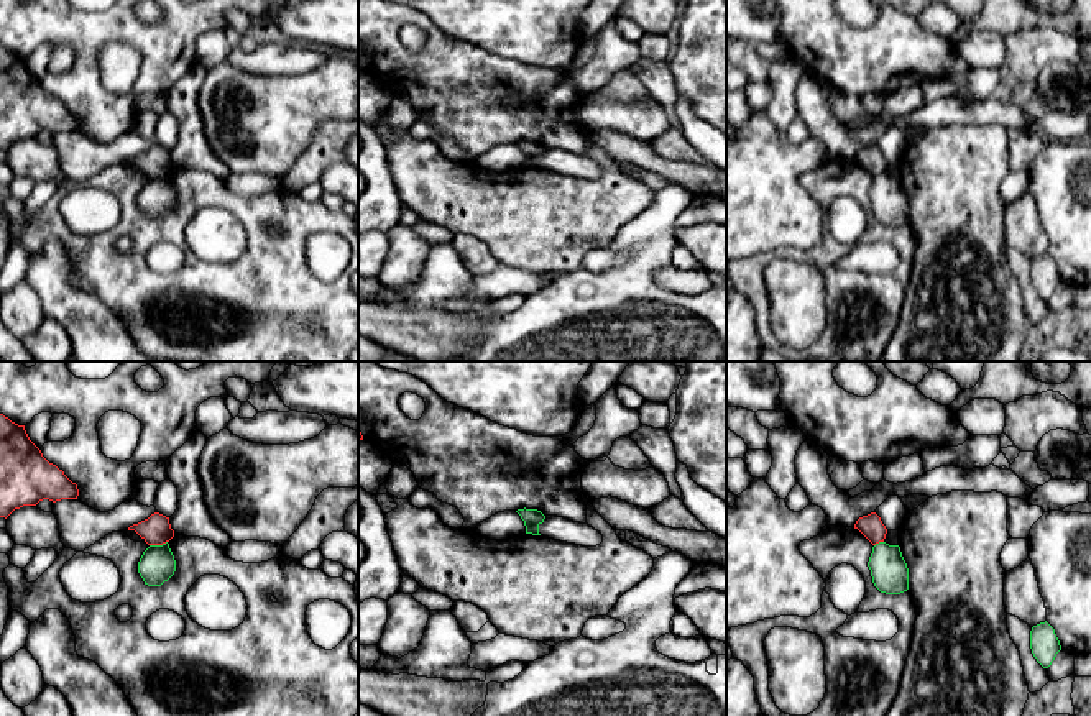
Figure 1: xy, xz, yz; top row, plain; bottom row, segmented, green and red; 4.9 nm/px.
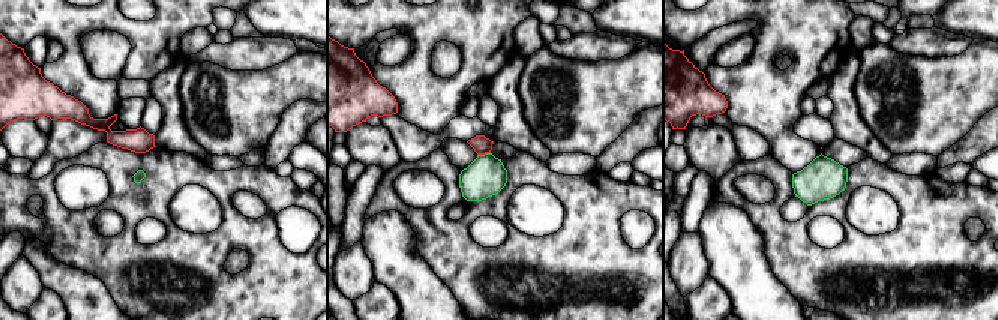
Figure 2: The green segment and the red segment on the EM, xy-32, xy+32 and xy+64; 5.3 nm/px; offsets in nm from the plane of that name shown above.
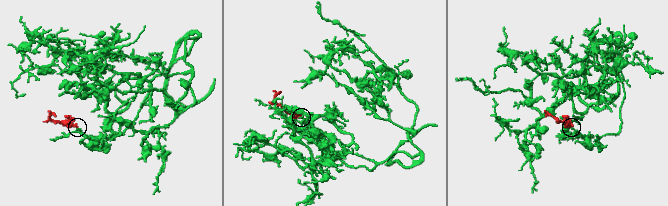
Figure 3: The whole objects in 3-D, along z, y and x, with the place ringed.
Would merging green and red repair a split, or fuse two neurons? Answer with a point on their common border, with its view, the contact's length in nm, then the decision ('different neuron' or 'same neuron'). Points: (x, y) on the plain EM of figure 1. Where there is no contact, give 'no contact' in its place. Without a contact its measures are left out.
xy (158, 178) | 90 nm | different neuron

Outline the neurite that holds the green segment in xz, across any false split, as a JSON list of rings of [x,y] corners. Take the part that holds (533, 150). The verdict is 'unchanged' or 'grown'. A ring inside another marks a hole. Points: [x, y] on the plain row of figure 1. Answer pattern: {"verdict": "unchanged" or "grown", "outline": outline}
{"verdict": "unchanged", "outline": [[[518,141],[516,143],[526,158],[526,166],[541,168],[539,158],[544,154],[546,148],[537,141]]]}

